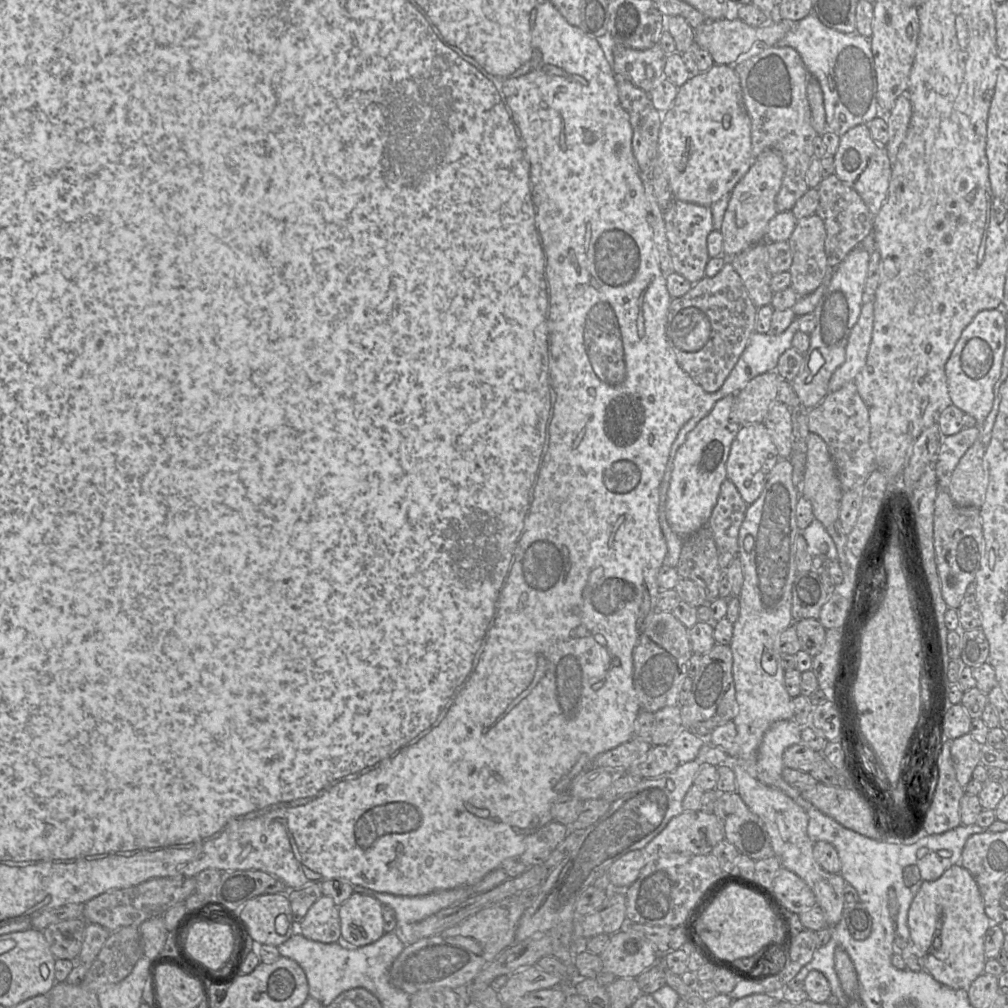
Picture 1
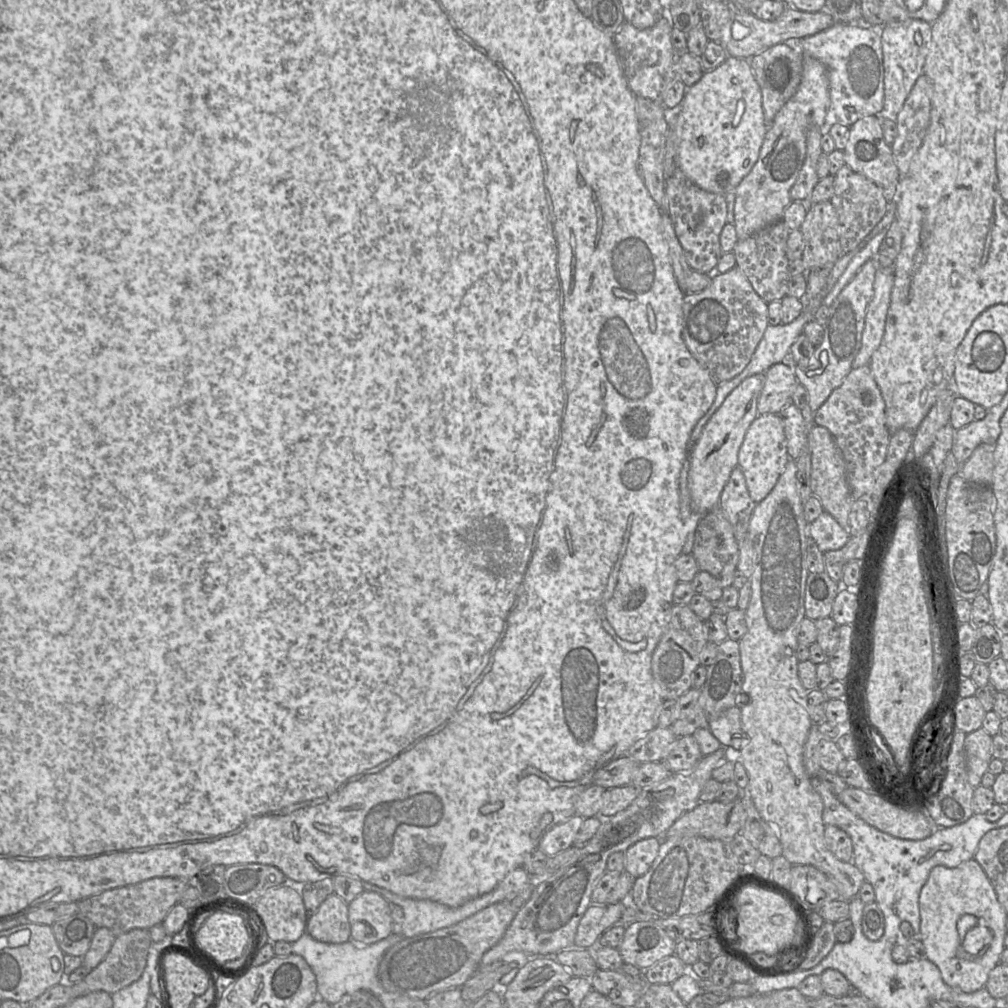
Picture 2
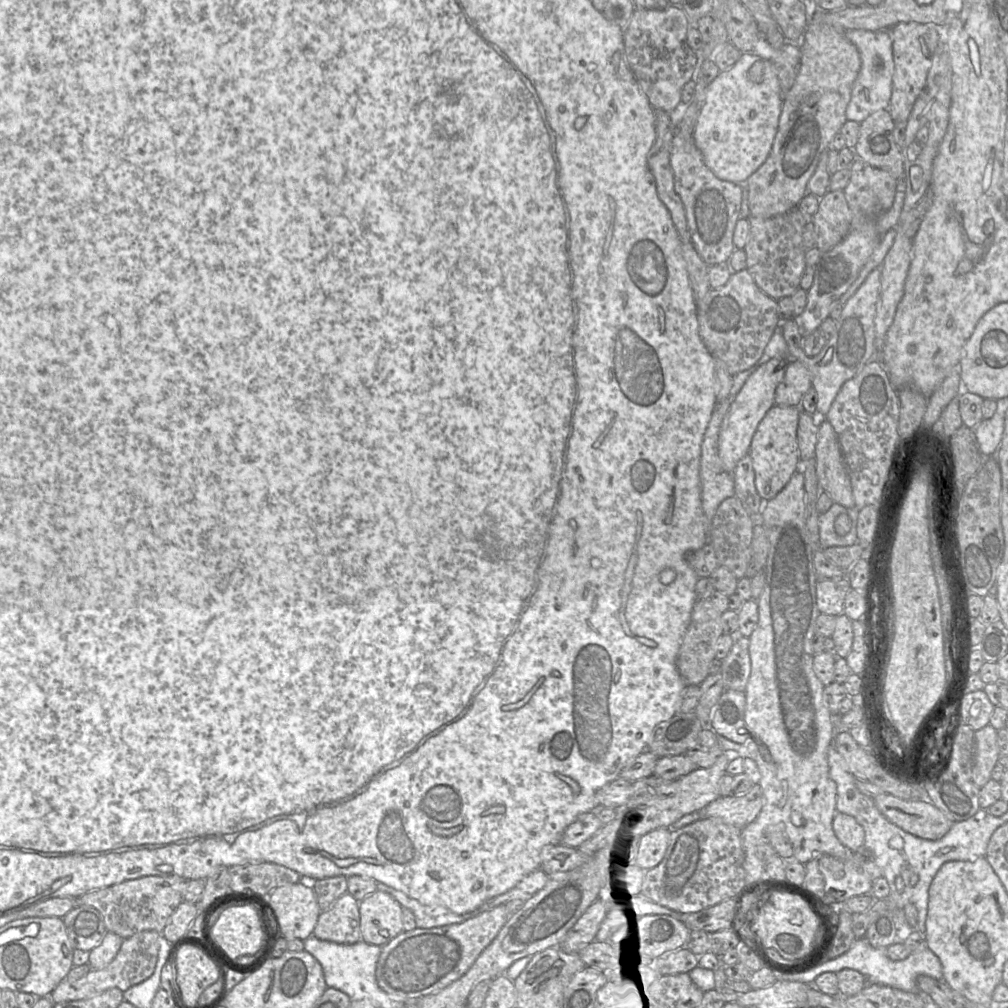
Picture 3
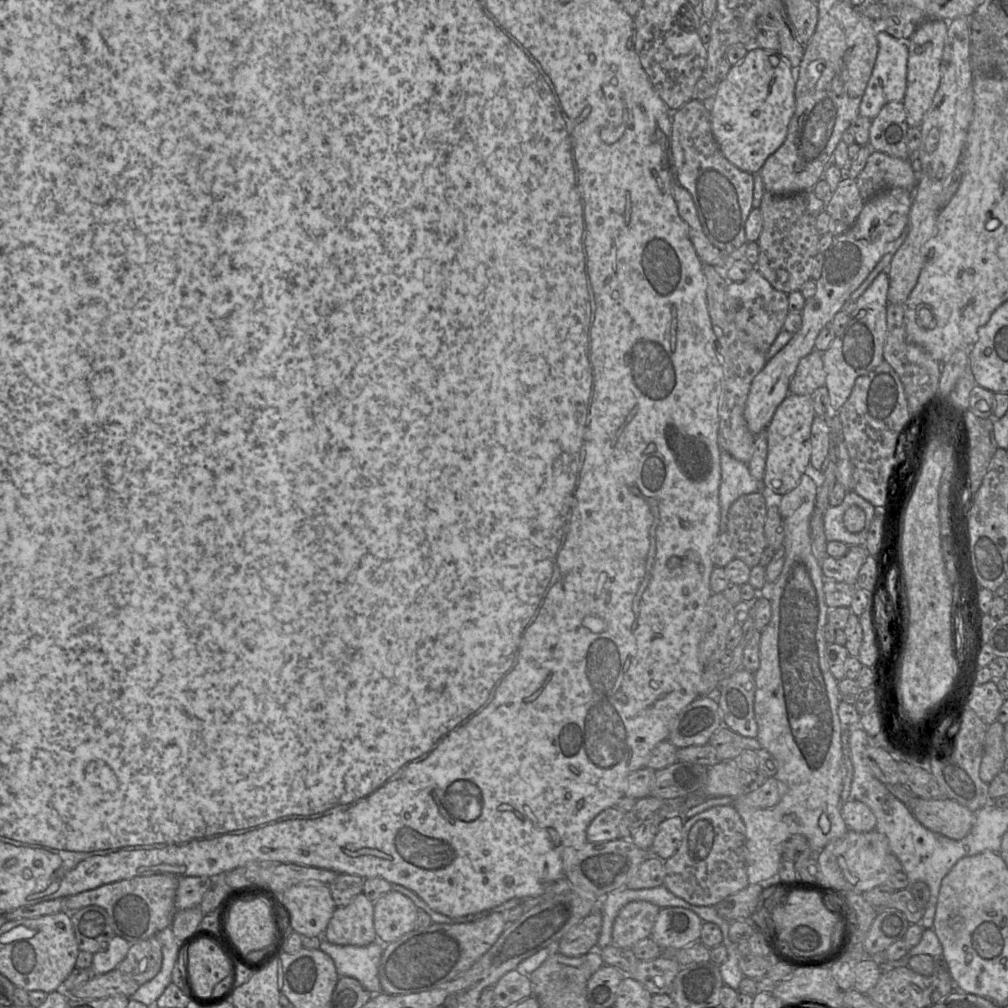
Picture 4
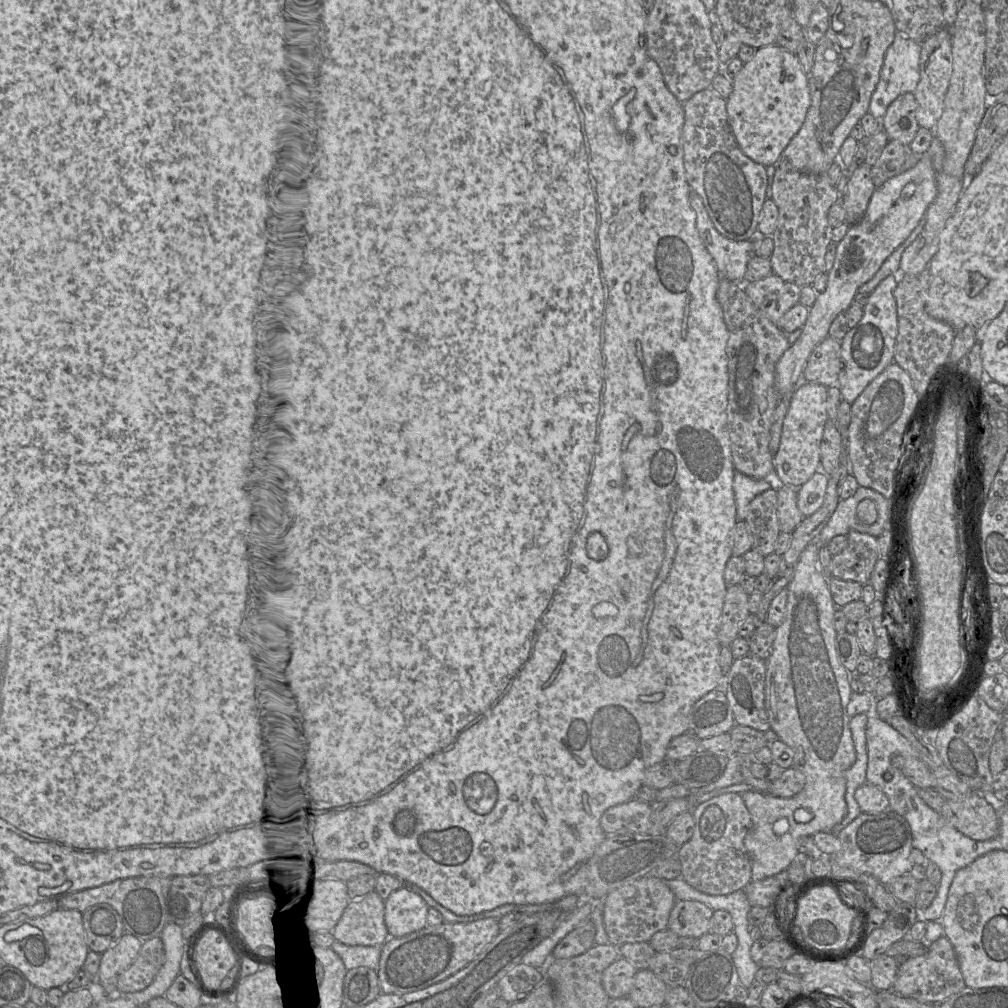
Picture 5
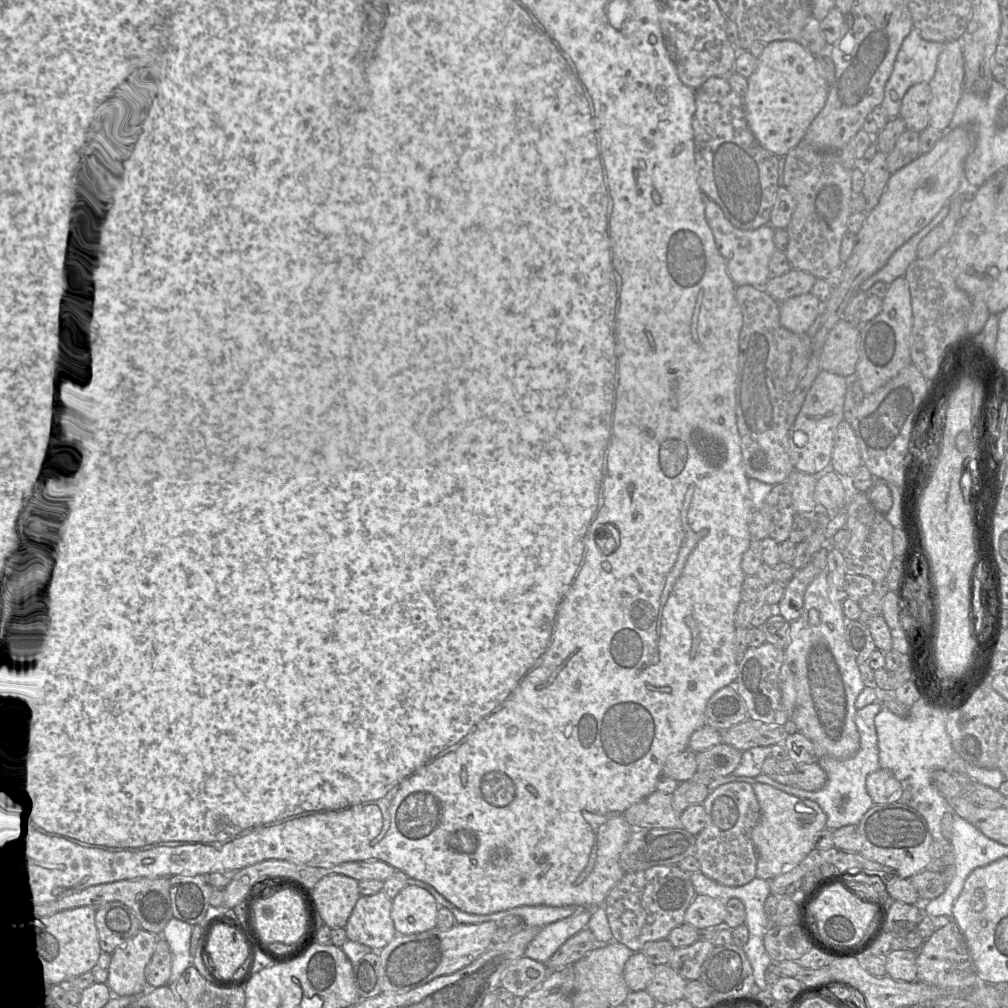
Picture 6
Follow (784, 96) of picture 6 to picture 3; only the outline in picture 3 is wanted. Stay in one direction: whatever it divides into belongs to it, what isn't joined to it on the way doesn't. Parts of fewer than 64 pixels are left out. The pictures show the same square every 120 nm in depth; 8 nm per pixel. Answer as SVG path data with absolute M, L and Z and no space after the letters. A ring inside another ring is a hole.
M742 53L729 69L720 71L705 90L693 137L706 166L723 181L744 184L767 159L775 138L784 94L773 63L756 54Z

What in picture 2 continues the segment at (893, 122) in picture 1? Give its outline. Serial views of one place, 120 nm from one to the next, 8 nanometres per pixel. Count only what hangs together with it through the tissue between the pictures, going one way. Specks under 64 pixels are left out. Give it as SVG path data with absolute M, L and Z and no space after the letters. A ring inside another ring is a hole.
M923 73L909 93L901 111L896 116L897 136L891 144L900 178L905 176L930 125L931 86Z

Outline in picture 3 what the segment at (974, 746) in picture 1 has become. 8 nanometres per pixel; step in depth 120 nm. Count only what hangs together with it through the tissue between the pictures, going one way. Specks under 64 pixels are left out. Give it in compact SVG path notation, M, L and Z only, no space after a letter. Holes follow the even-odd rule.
M991 725L977 730L974 735L974 763L972 778L981 788L991 779L991 772L1000 757L997 744L997 730Z

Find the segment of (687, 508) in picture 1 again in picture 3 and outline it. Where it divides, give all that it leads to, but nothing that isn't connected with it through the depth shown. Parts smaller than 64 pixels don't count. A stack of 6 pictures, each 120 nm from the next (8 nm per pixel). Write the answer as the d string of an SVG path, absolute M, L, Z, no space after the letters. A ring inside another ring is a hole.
M787 356L772 358L756 369L745 381L725 414L718 436L718 456L722 469L733 473L734 469L748 454L752 437L767 411L775 405L775 391L784 377L786 367L791 361Z

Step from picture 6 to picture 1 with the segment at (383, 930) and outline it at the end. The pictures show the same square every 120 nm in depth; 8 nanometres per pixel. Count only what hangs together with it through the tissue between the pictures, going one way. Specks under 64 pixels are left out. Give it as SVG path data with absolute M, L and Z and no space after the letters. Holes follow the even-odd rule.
M321 896L298 923L298 933L321 943L335 943L341 938L339 906L329 896Z

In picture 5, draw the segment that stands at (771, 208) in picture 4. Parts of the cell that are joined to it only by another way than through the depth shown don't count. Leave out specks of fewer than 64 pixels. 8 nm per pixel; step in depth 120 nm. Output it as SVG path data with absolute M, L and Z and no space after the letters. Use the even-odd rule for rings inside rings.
M780 161L770 169L769 198L779 210L778 224L771 235L774 248L769 259L773 274L799 287L811 285L819 274L825 272L825 255L832 243L833 230L828 211L841 194L825 173L802 172Z

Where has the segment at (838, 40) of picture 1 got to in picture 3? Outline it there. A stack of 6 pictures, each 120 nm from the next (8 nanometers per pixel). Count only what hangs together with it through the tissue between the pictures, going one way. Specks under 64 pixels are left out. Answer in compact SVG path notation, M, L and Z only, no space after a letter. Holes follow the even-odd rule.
M847 29L844 30L844 35L857 47L861 59L861 68L853 83L851 98L846 108L846 118L861 123L870 114L888 108L895 70L893 40L889 30Z

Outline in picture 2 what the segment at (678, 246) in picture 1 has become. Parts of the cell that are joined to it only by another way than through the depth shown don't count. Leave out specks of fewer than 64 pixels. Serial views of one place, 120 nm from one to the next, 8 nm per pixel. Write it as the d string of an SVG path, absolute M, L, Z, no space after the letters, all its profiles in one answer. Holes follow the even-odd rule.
M678 168L666 181L669 216L682 246L686 261L693 271L713 275L723 252L720 233L727 224L726 194L707 192L692 183Z

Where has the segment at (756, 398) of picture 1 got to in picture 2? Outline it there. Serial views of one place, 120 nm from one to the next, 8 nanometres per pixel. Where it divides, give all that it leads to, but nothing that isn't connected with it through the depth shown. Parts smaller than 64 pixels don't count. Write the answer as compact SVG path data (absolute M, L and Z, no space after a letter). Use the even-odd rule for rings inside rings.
M784 362L771 366L765 372L765 382L758 398L758 415L777 413L791 403L792 395L799 384L795 368Z

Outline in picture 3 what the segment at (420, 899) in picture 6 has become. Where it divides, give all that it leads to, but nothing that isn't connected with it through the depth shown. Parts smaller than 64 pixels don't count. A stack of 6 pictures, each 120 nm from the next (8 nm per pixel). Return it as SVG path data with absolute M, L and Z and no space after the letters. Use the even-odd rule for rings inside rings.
M377 890L359 902L361 939L384 946L402 933L403 907L390 894Z

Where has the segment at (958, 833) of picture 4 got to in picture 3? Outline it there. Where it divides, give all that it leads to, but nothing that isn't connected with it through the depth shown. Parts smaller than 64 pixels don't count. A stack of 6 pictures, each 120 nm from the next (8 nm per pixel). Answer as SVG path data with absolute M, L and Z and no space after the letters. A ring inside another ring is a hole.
M890 794L873 798L876 808L891 823L920 838L942 838L954 822L948 819L932 803L905 800Z

